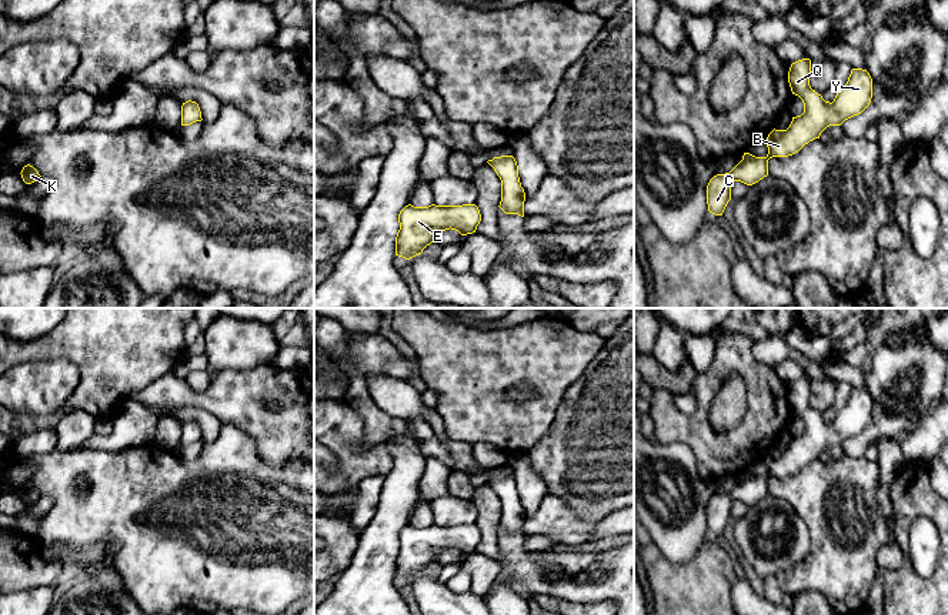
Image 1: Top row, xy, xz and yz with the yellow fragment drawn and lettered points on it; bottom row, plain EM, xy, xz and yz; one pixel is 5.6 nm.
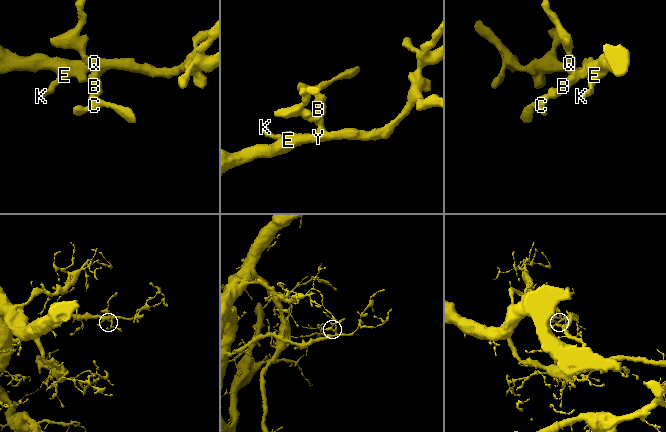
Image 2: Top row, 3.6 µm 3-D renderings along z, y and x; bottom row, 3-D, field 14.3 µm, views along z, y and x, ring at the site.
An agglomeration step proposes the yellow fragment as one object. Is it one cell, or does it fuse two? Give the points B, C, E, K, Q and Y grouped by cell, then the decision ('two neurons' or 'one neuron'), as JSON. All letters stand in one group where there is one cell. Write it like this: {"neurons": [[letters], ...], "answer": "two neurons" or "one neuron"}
{"neurons": [["B", "C", "E", "K", "Q", "Y"]], "answer": "one neuron"}

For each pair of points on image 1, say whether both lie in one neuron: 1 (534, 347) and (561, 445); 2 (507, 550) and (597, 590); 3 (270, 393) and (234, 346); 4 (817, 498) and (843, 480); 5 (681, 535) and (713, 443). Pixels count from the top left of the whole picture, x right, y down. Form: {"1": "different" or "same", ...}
{"1": "different", "2": "same", "3": "different", "4": "same", "5": "different"}

